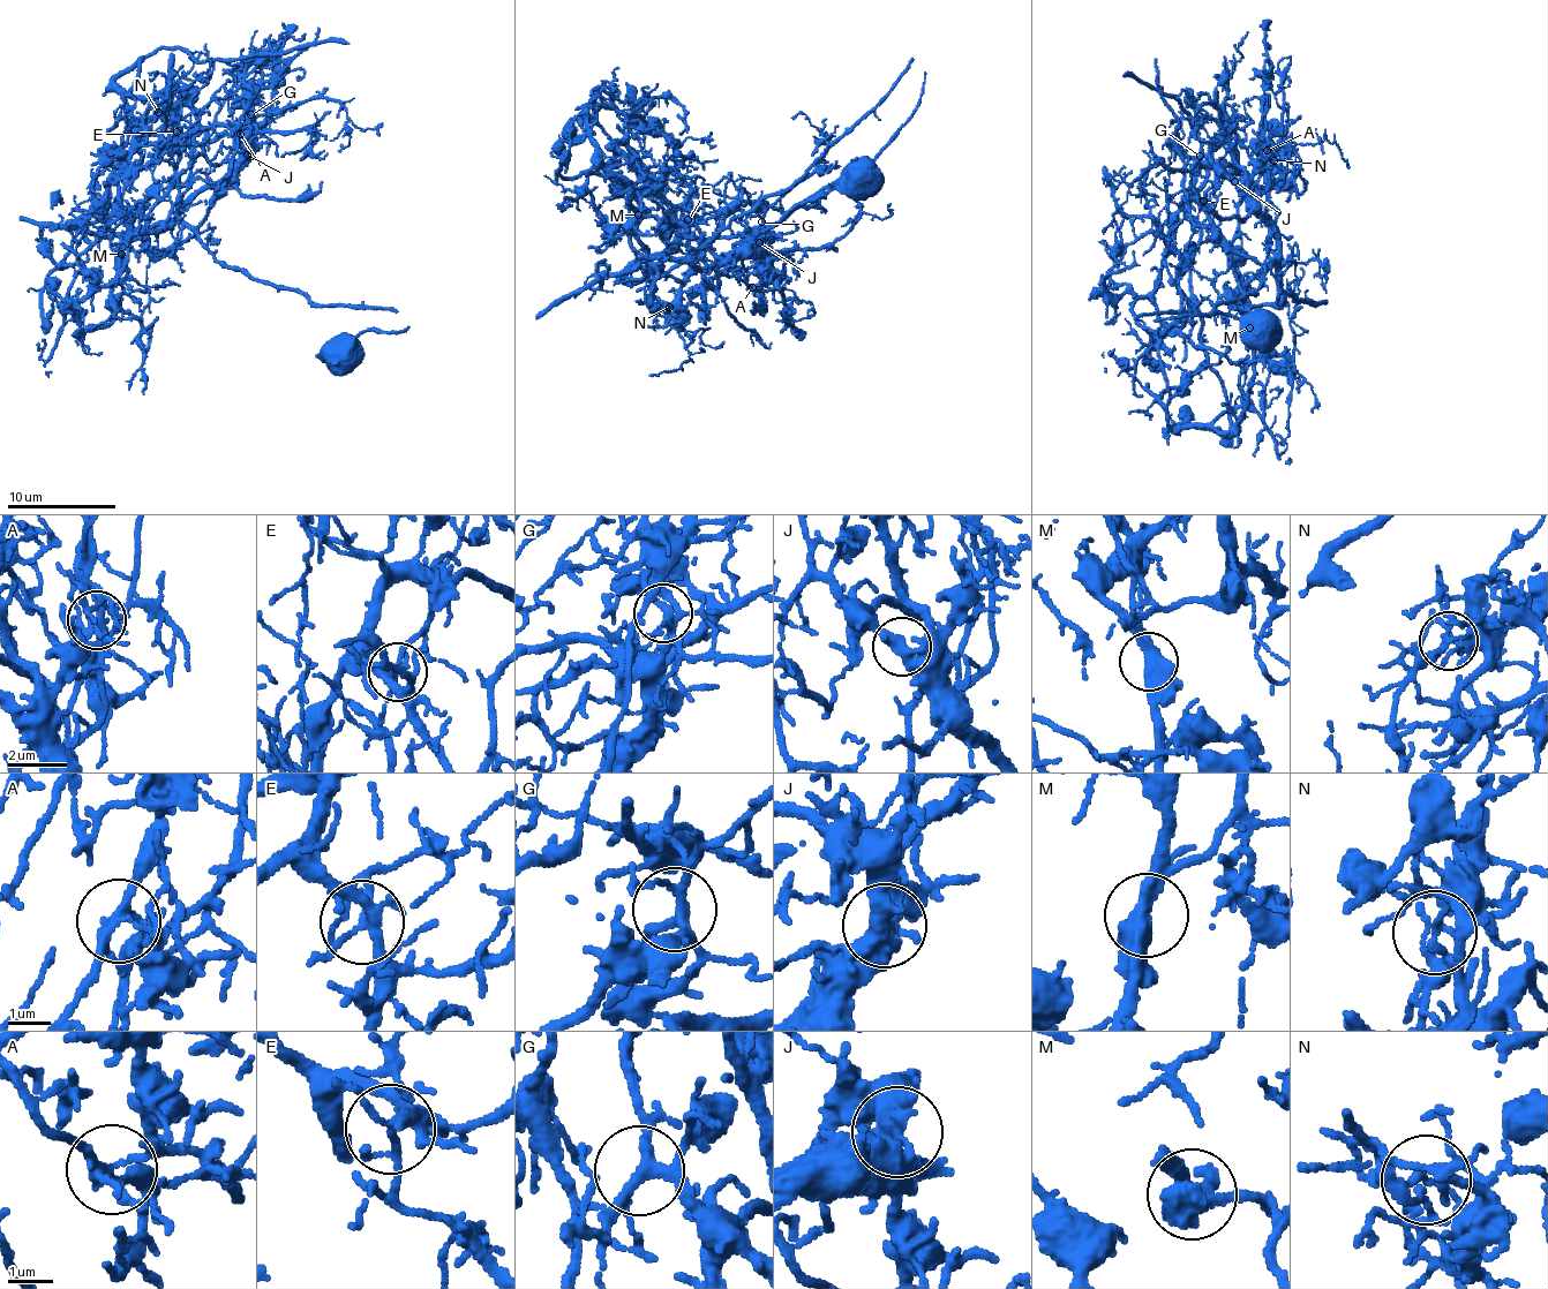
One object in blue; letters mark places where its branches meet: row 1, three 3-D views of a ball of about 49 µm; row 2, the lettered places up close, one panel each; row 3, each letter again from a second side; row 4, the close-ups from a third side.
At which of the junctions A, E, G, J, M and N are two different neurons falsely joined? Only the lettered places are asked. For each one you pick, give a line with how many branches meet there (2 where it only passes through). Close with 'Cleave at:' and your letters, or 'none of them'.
A: 5
M: 2
N: 2
Cleave at: A, M, N

